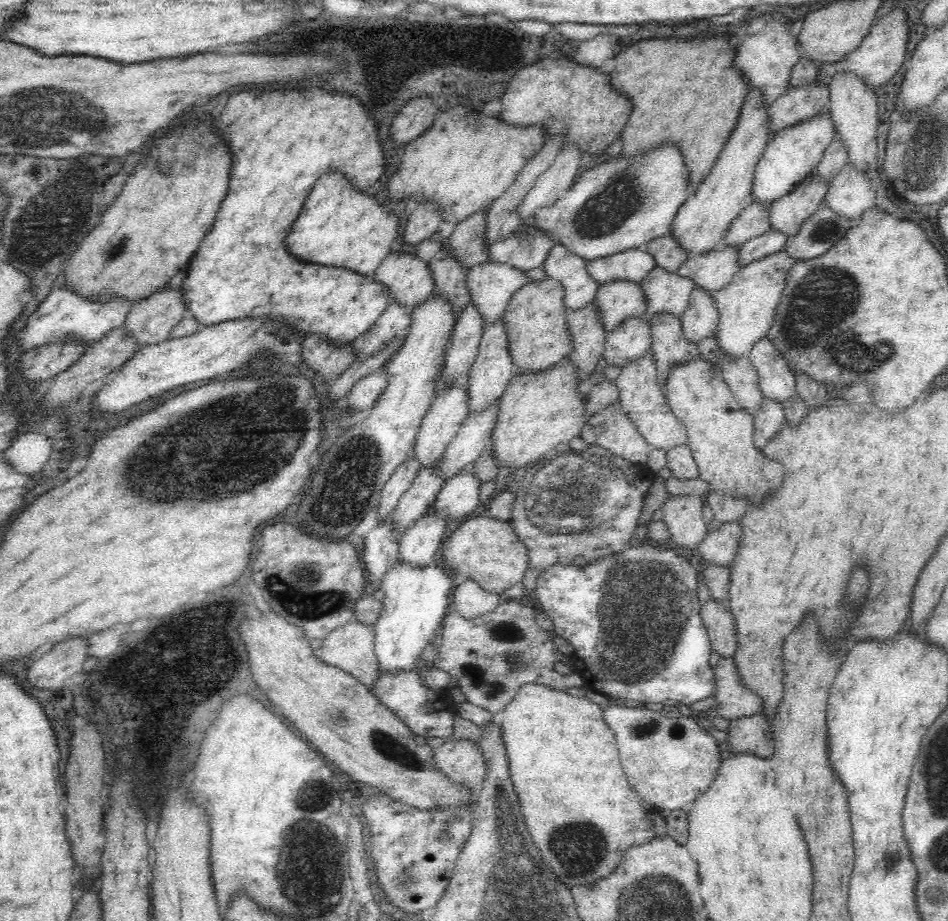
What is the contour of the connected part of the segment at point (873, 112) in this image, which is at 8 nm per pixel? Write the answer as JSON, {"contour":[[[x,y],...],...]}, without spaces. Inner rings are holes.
{"contour":[[[852,72],[834,74],[829,82],[829,116],[836,127],[836,137],[844,141],[848,146],[848,163],[854,163],[861,172],[866,172],[866,146],[875,143],[876,129],[879,125],[877,99],[874,86],[862,81]]]}

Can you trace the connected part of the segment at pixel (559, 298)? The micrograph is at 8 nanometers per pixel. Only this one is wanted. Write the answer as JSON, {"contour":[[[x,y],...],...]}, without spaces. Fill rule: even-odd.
{"contour":[[[550,277],[528,281],[508,302],[502,319],[507,325],[508,349],[516,368],[515,373],[531,373],[550,368],[562,361],[572,350],[572,337],[566,325],[564,285]]]}

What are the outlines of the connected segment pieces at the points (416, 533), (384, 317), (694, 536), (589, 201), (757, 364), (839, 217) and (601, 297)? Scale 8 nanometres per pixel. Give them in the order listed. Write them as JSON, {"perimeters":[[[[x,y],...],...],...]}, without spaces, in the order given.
{"perimeters":[[[[434,508],[428,509],[401,536],[398,560],[420,567],[435,563],[445,540],[448,523]]],[[[389,299],[388,306],[364,334],[355,338],[354,353],[356,360],[365,359],[372,351],[383,347],[392,337],[408,330],[412,323],[413,307],[400,305],[396,299]]],[[[689,494],[671,496],[662,506],[661,510],[664,513],[663,522],[668,526],[670,532],[670,544],[676,550],[681,550],[690,555],[692,550],[695,550],[695,545],[699,546],[702,540],[707,536],[707,524],[703,519],[702,508],[705,505],[705,497],[703,495]]],[[[672,141],[656,145],[649,151],[633,157],[620,157],[619,154],[610,160],[606,158],[606,161],[582,172],[578,181],[574,182],[568,191],[560,194],[552,206],[538,209],[532,219],[538,229],[550,231],[554,242],[562,243],[566,250],[587,261],[628,248],[643,247],[653,238],[670,231],[674,216],[691,193],[689,175],[684,155],[680,147]]],[[[768,337],[756,342],[748,355],[758,373],[764,396],[783,404],[786,399],[798,395],[794,371]]],[[[820,203],[816,212],[805,218],[798,232],[787,238],[783,250],[794,260],[816,258],[830,250],[856,221]]],[[[614,279],[599,285],[594,298],[602,313],[607,333],[618,328],[626,317],[642,317],[648,308],[640,281]]]]}

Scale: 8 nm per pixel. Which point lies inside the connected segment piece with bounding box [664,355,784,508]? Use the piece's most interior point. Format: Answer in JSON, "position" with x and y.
{"position":[720,433]}

